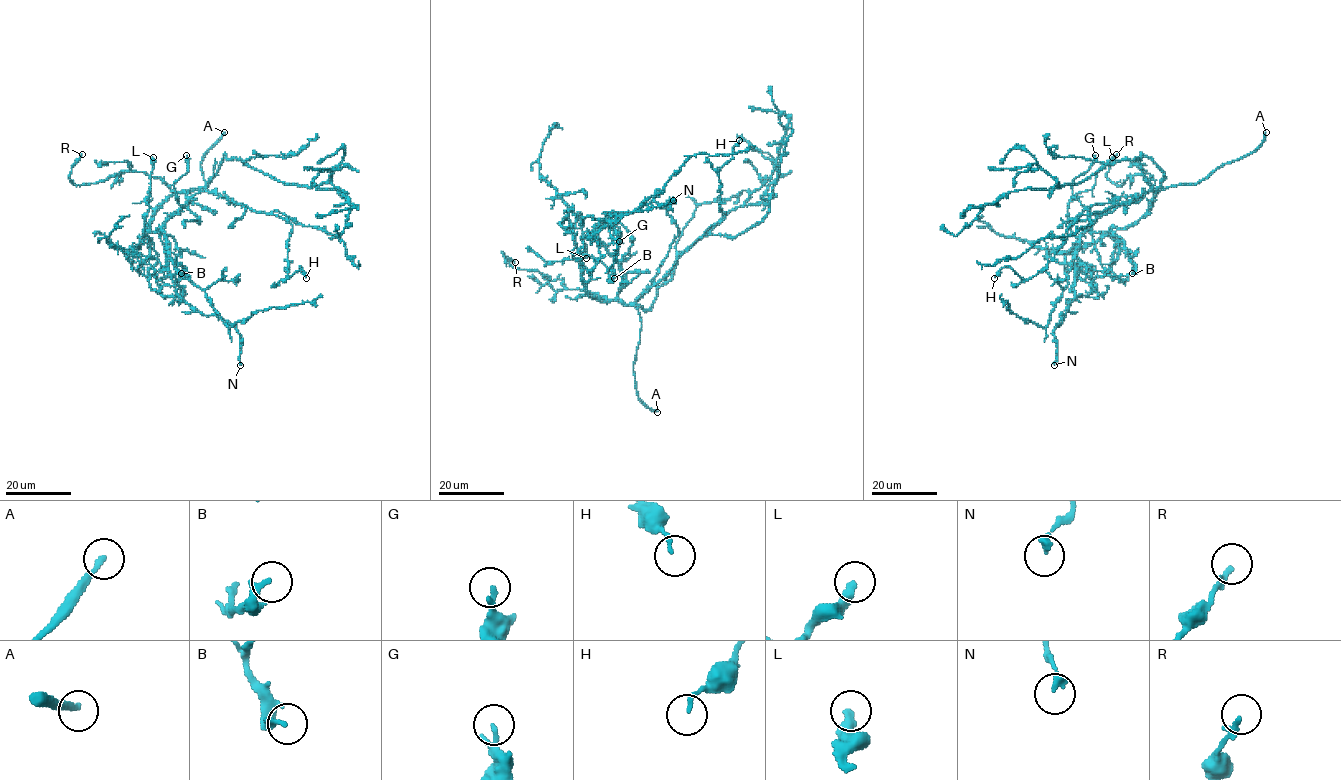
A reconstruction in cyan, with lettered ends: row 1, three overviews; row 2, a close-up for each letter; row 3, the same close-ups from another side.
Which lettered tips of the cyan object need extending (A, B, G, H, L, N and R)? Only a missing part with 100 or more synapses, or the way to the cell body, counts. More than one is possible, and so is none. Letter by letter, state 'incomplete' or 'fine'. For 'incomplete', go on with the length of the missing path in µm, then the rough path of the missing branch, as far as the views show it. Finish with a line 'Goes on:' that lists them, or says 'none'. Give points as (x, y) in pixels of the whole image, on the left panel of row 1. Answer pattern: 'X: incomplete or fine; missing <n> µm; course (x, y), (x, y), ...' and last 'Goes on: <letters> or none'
A: incomplete; missing 40 µm; course (224, 132), (246, 99), (283, 59), (287, 46), (285, 47)
B: fine
G: fine
H: fine
L: fine
N: fine
R: fine
Goes on: A

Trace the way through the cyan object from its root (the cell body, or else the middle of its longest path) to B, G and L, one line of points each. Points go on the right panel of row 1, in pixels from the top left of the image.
B: (1158, 189), (1144, 216), (1125, 227), (1113, 227), (1110, 231), (1122, 239), (1135, 266), (1132, 273)
G: (1158, 189), (1138, 201), (1115, 204), (1102, 214), (1092, 213), (1073, 195), (1071, 184), (1089, 168), (1095, 155)
L: (1158, 189), (1150, 208), (1136, 221), (1081, 242), (1071, 230), (1068, 204), (1092, 189), (1097, 171), (1112, 157)

